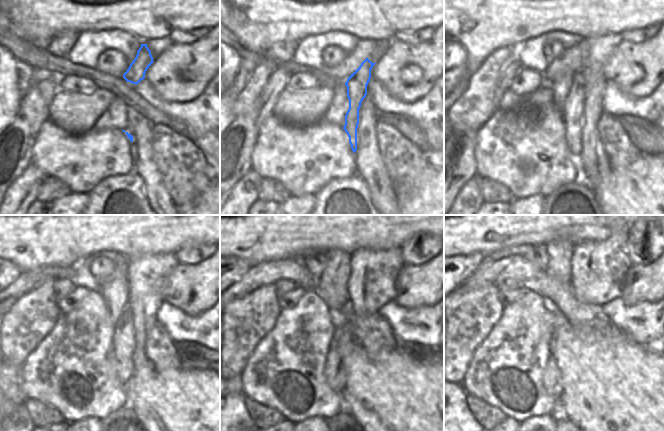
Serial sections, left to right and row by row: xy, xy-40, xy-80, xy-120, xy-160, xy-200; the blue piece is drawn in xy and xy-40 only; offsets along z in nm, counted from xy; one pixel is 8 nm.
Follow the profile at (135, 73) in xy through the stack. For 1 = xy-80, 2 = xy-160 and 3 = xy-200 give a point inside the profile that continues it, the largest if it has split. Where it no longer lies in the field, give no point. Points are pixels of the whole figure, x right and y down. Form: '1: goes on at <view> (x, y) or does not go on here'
1: goes on at xy-80 (572, 113)
2: goes on at xy-160 (342, 340)
3: goes on at xy-200 (552, 384)

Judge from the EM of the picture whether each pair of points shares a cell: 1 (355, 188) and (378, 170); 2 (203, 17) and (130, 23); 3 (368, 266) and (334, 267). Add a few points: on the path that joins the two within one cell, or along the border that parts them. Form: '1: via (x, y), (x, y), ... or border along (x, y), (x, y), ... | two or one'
1: border along (357, 173), (366, 183), (371, 203) | two
2: via (185, 14), (148, 14) | one
3: border along (351, 254), (351, 272), (346, 289) | two

